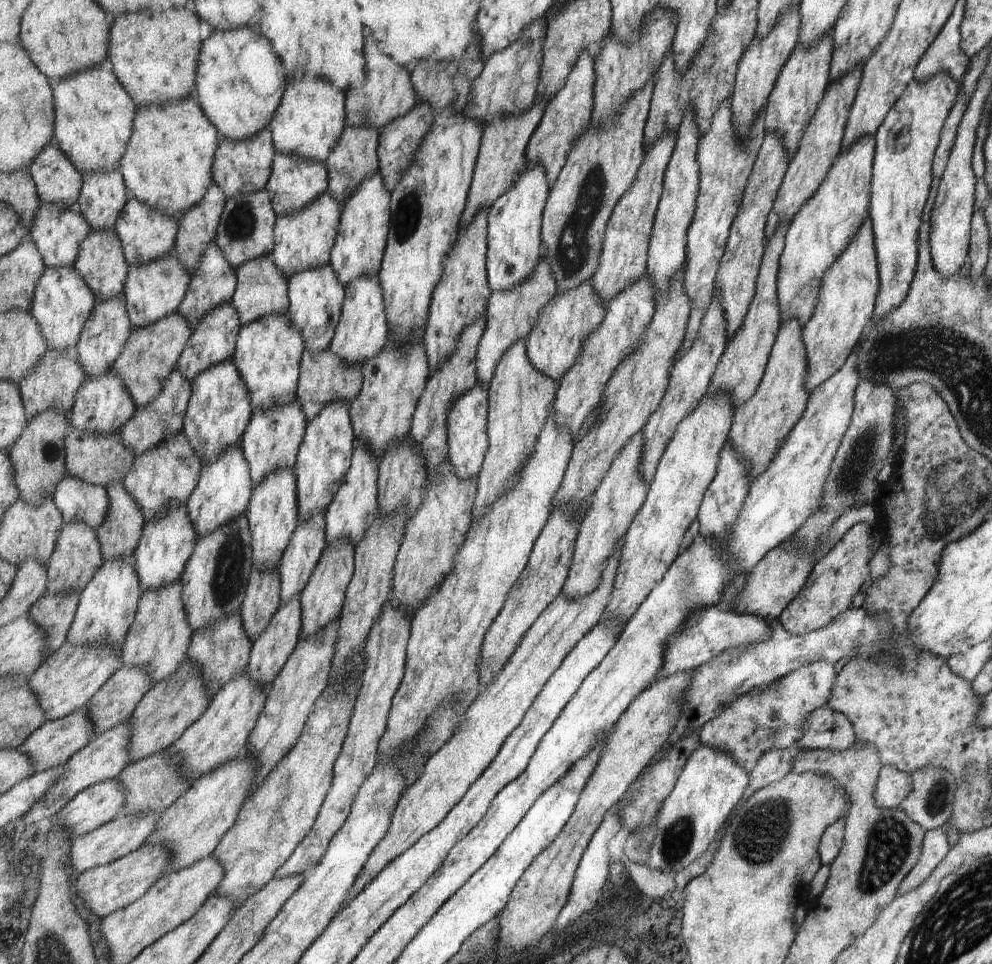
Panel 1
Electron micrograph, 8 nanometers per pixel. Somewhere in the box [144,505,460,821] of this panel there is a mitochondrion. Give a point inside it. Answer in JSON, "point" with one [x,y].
{"point":[227,583]}

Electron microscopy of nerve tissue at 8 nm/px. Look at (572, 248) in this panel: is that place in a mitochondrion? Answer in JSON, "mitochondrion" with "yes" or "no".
{"mitochondrion":"yes"}

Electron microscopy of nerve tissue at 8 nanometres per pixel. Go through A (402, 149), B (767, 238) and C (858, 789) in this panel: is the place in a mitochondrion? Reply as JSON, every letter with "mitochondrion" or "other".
{"A":"other","B":"other","C":"other"}

